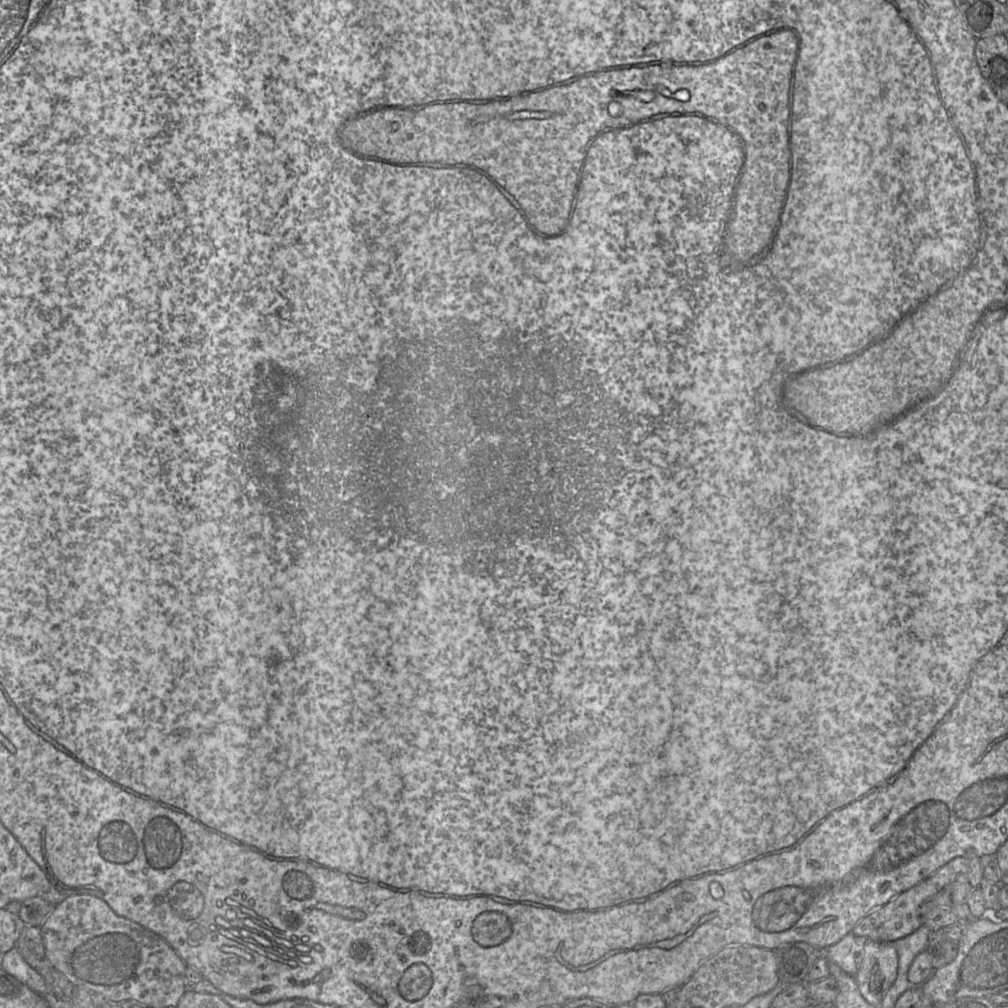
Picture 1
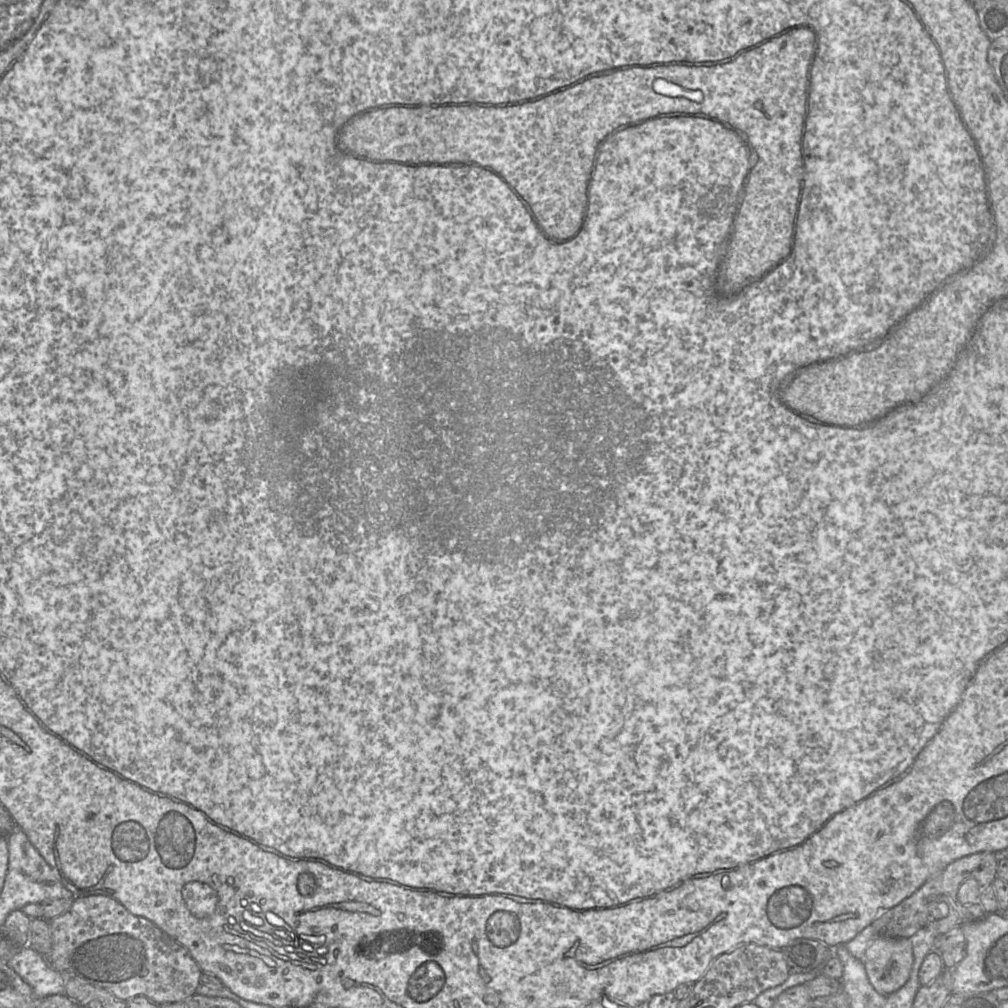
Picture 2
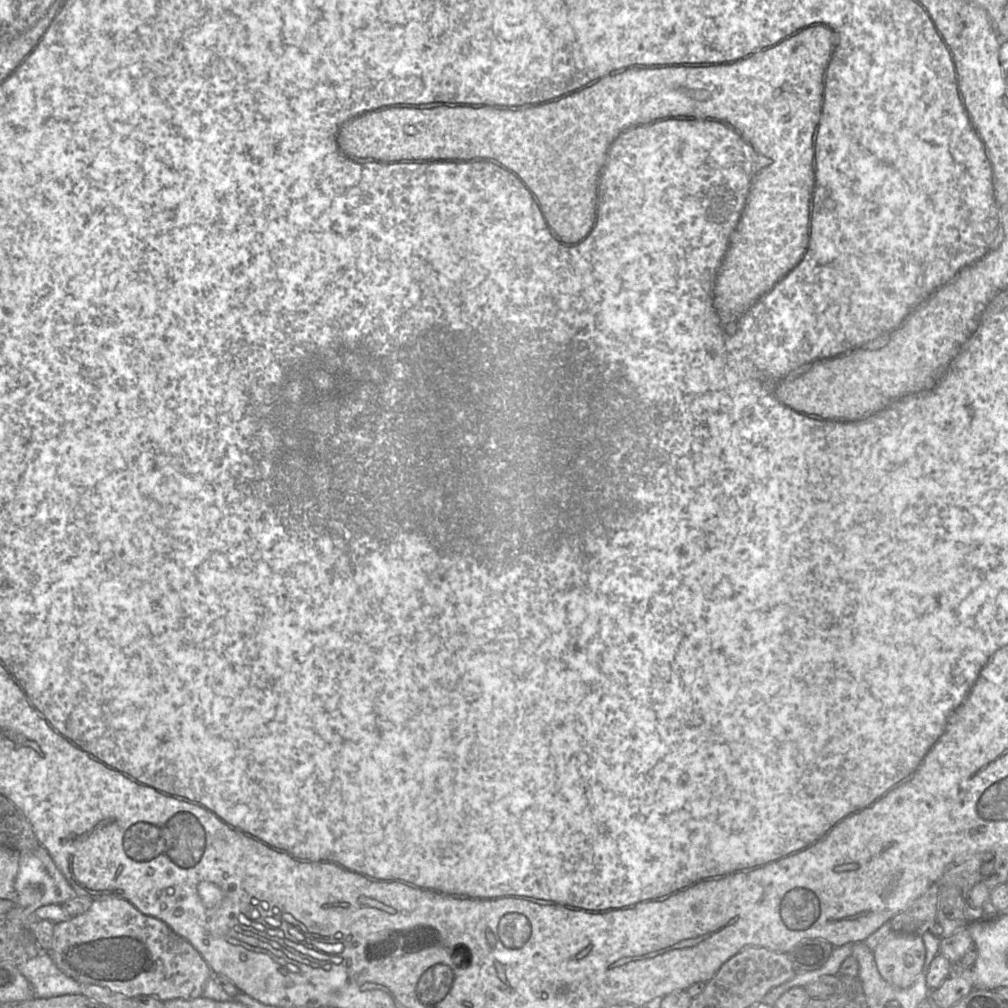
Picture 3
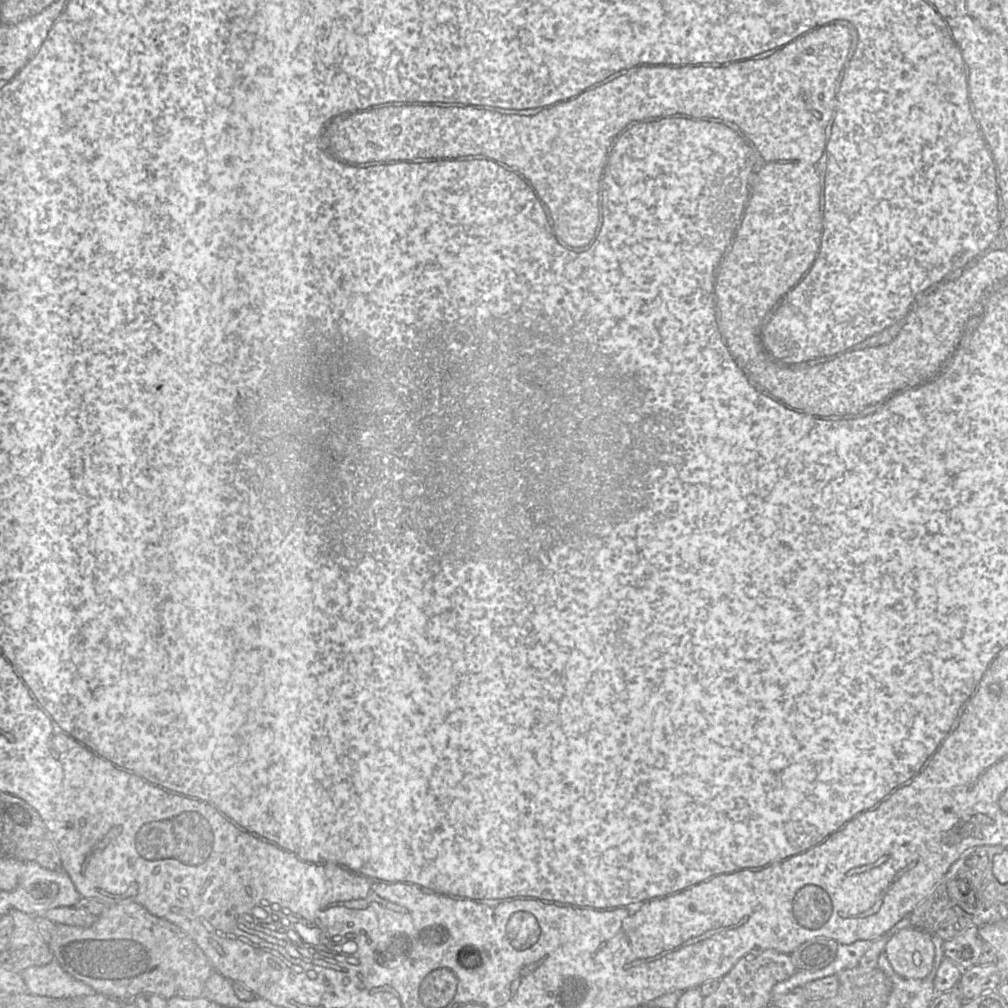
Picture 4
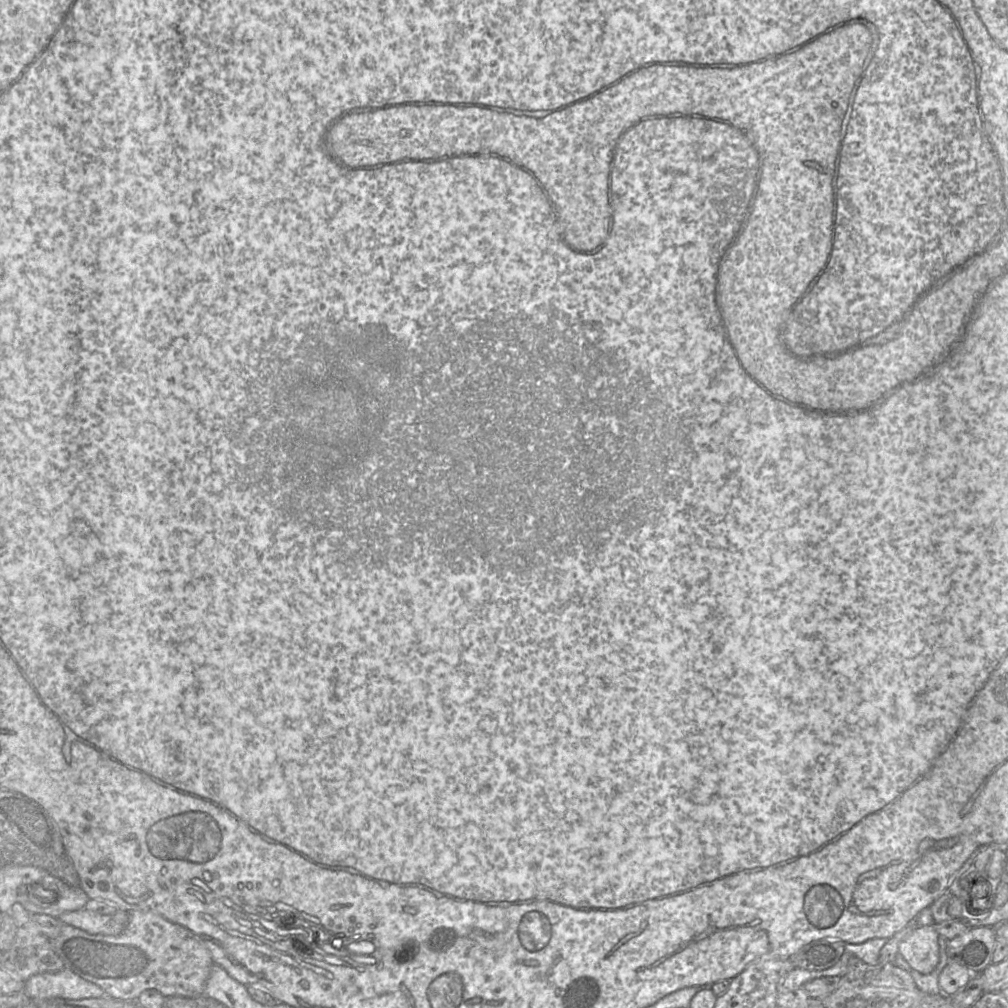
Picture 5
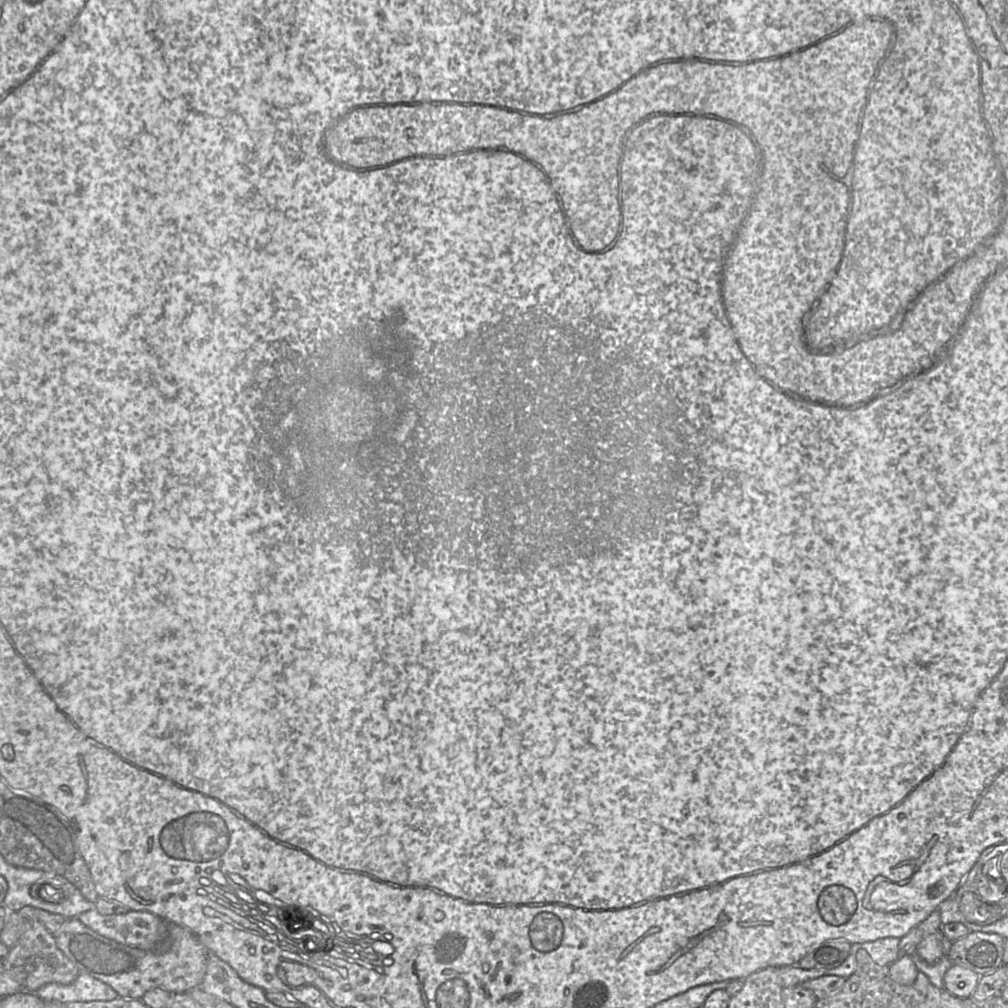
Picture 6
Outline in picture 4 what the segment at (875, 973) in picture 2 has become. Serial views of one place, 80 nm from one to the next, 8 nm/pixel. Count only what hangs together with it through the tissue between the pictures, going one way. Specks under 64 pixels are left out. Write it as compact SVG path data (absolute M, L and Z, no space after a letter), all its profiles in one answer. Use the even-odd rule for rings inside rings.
M908 916L896 923L883 938L890 938L883 954L898 976L923 979L931 972L935 957L931 934L909 927Z

